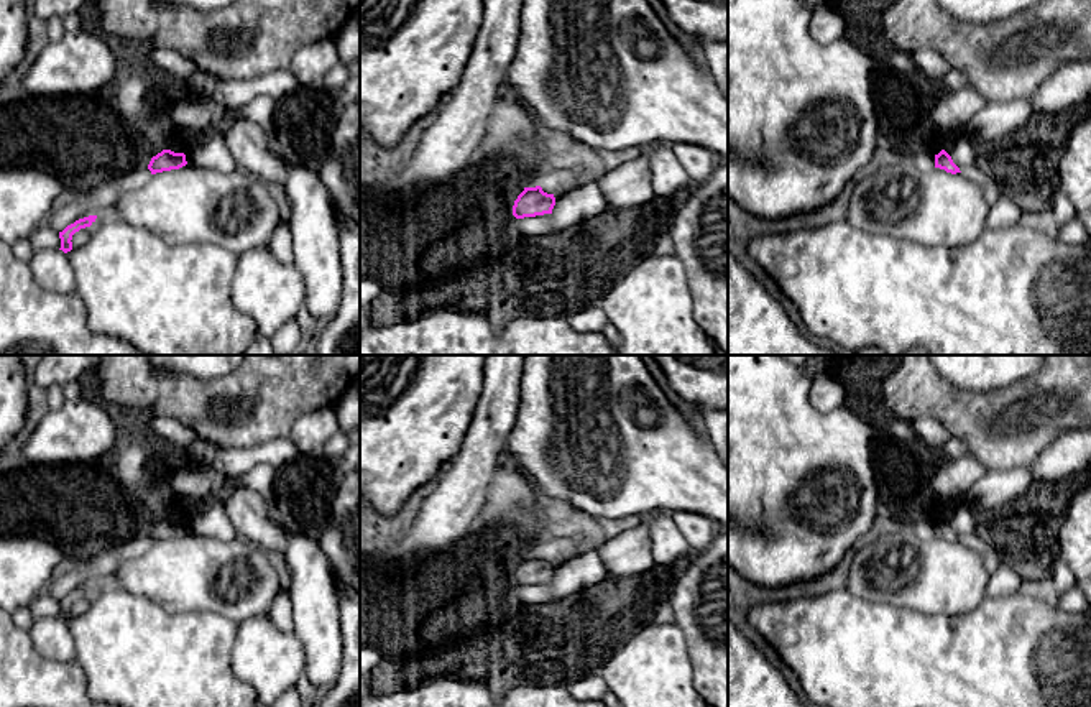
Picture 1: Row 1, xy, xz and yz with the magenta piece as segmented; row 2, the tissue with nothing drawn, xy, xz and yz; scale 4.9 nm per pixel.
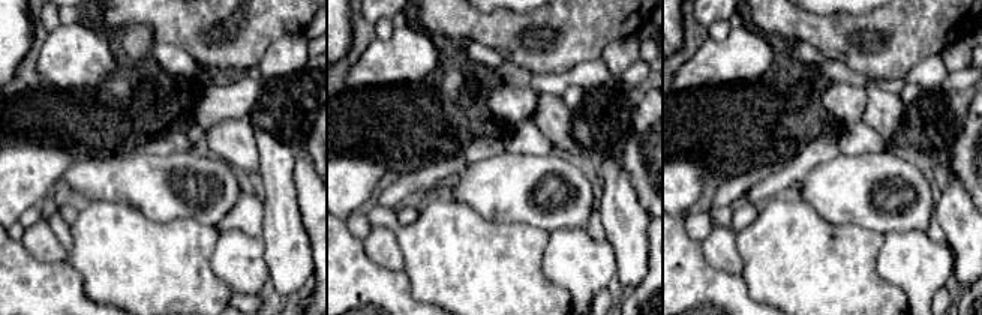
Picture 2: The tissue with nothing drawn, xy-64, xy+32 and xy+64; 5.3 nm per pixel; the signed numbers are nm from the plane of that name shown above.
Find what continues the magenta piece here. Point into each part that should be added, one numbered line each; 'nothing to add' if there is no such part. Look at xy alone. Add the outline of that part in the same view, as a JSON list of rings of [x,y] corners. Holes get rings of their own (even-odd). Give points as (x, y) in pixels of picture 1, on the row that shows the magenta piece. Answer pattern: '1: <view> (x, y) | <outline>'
nothing to add

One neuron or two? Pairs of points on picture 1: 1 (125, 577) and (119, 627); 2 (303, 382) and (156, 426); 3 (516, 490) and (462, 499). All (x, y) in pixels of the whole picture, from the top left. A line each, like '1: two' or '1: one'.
1: two
2: two
3: two

